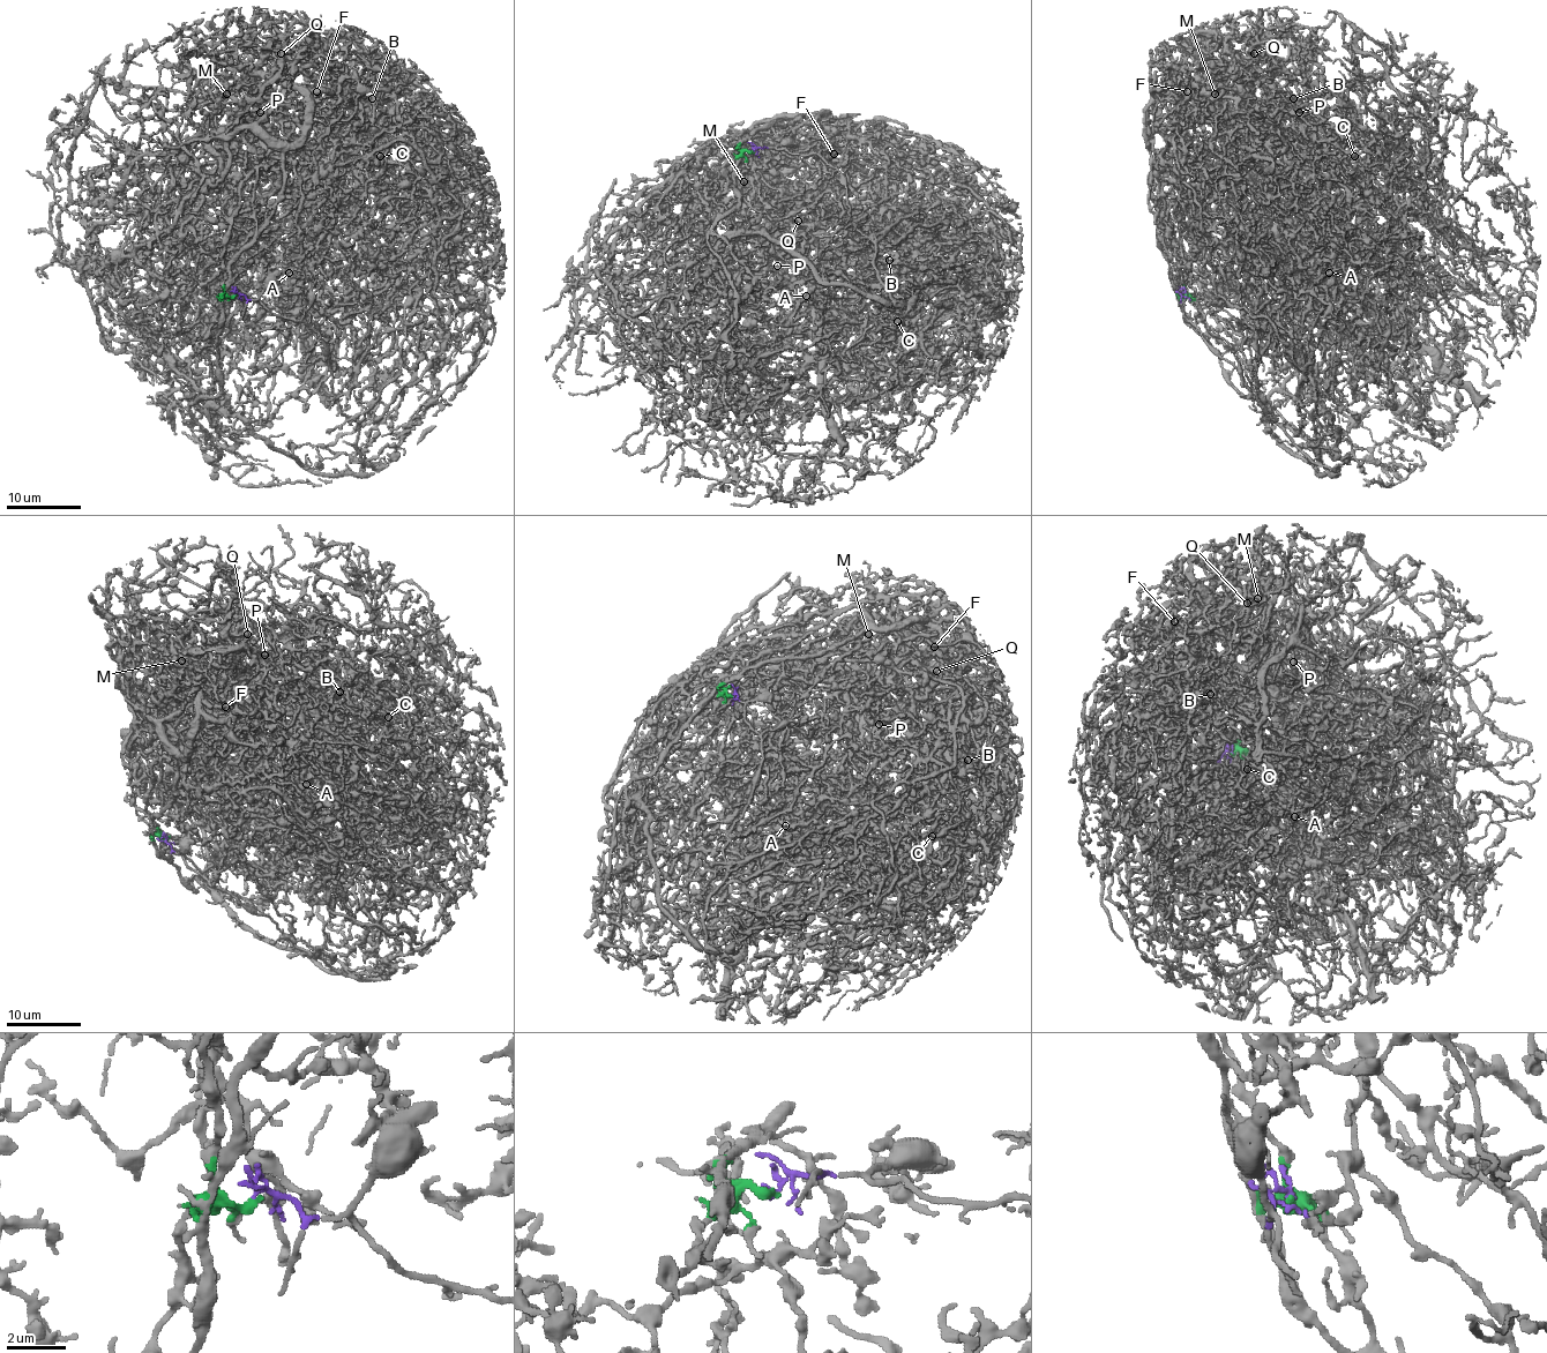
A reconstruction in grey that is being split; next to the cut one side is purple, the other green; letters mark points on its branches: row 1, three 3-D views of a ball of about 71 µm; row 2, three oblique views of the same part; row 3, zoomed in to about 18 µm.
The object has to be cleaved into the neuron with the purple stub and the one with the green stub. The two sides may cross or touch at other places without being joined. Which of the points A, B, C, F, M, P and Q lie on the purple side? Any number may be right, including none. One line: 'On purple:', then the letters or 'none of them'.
On purple: none of them

